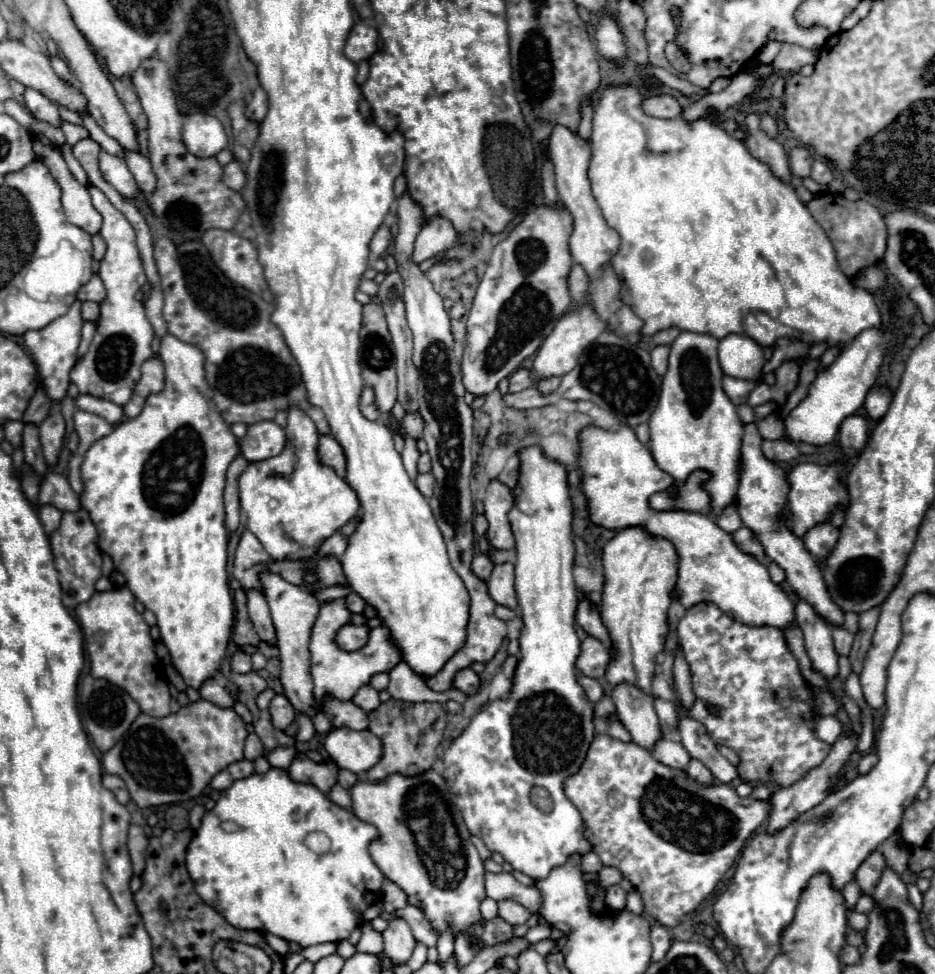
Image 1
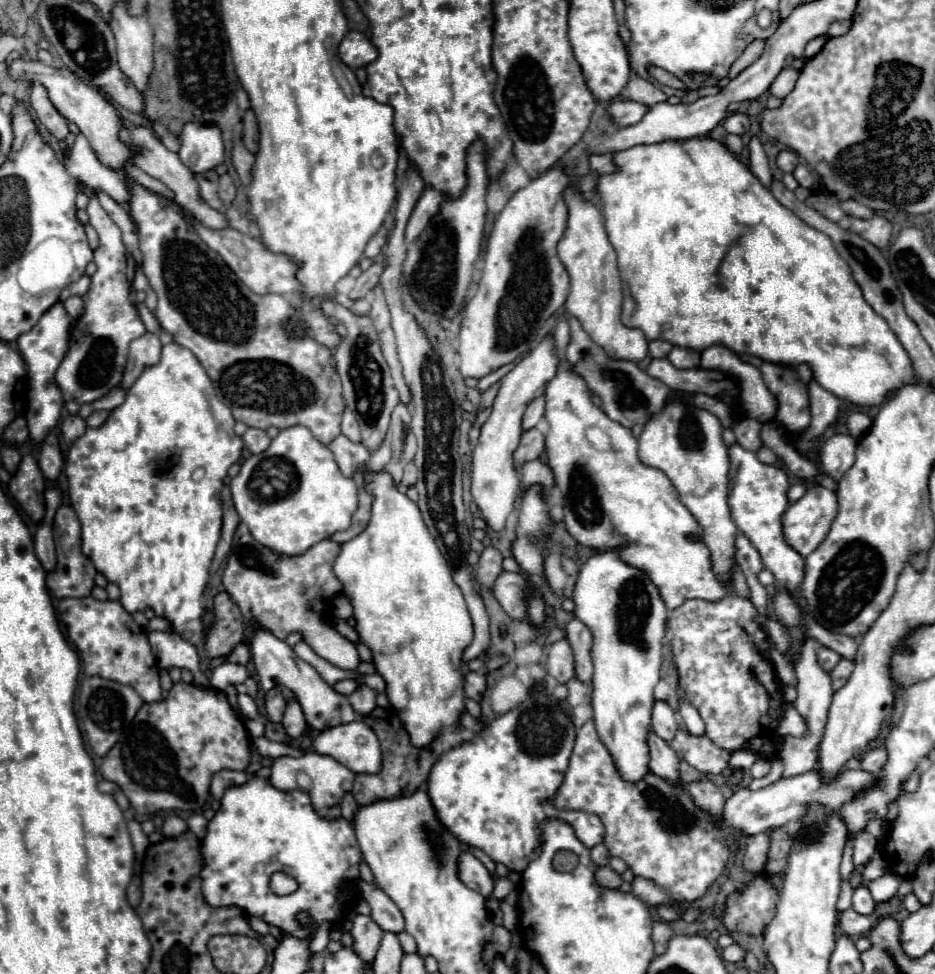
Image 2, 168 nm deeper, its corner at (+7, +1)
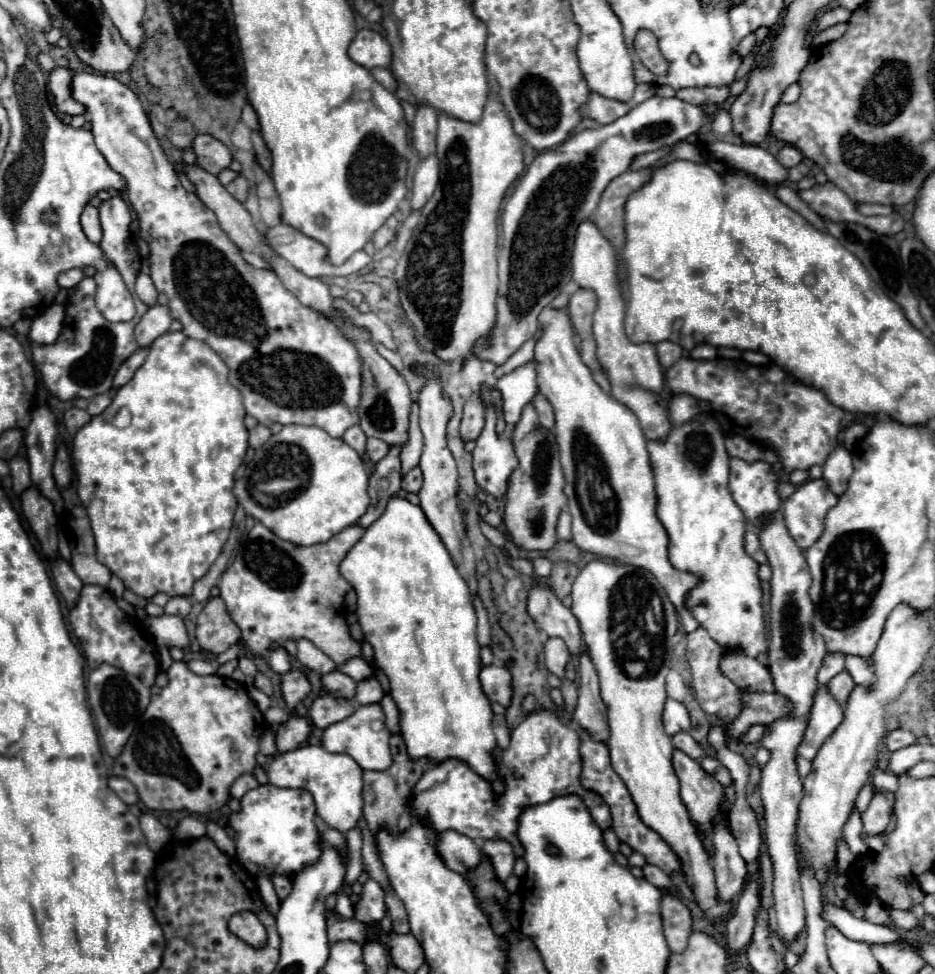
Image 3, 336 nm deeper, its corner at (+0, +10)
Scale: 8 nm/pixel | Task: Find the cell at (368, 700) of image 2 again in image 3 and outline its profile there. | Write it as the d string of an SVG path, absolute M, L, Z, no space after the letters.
M372 676L372 678L366 678L366 680L358 682L354 700L356 700L358 704L376 704L376 702L382 700L382 696L384 696L384 692L382 692L378 680Z

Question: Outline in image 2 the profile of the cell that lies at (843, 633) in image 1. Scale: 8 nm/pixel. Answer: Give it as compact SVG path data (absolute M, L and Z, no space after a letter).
M821 647L819 649L819 653L817 653L817 663L823 667L823 671L827 671L827 673L831 673L833 671L833 667L839 663L839 655L835 653L835 651L831 651L831 649L825 649L825 647Z

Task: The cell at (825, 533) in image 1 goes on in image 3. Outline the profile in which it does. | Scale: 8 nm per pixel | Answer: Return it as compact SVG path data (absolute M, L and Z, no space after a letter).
M824 478L806 480L798 490L782 502L782 516L788 534L794 542L806 550L816 544L824 532L824 518L830 508L834 508L838 496L828 488Z

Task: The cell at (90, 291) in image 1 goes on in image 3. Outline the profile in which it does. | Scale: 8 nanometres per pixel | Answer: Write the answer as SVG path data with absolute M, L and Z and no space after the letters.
M74 268L74 270L62 272L62 274L58 276L58 284L60 284L62 288L74 288L82 278L84 278L84 272L82 272L80 268Z

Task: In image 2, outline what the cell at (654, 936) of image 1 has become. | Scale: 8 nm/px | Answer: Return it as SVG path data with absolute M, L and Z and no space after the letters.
M655 921L653 923L653 943L655 943L655 953L663 955L669 939L673 937L673 929L665 921Z

